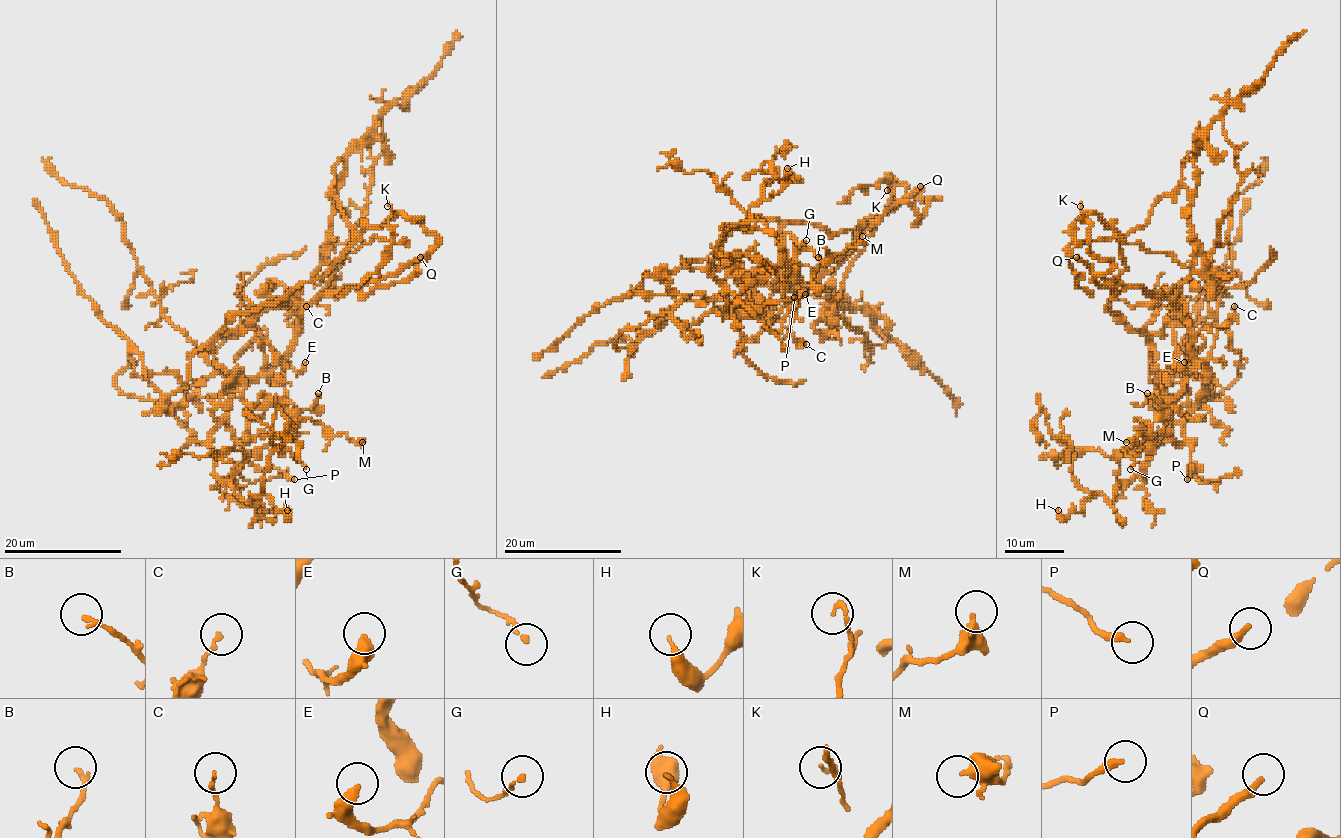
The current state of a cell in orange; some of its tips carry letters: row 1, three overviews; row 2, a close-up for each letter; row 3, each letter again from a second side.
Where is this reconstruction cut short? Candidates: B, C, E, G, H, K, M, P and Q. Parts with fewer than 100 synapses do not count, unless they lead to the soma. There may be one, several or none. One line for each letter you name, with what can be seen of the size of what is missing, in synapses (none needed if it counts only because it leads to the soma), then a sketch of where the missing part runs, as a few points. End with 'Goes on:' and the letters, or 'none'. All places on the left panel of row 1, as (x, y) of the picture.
Goes on: Q

